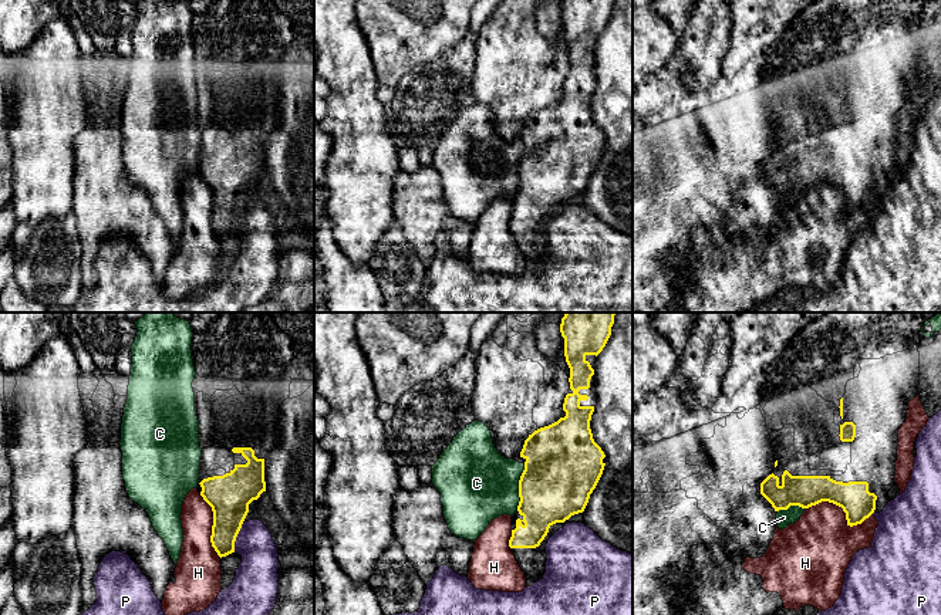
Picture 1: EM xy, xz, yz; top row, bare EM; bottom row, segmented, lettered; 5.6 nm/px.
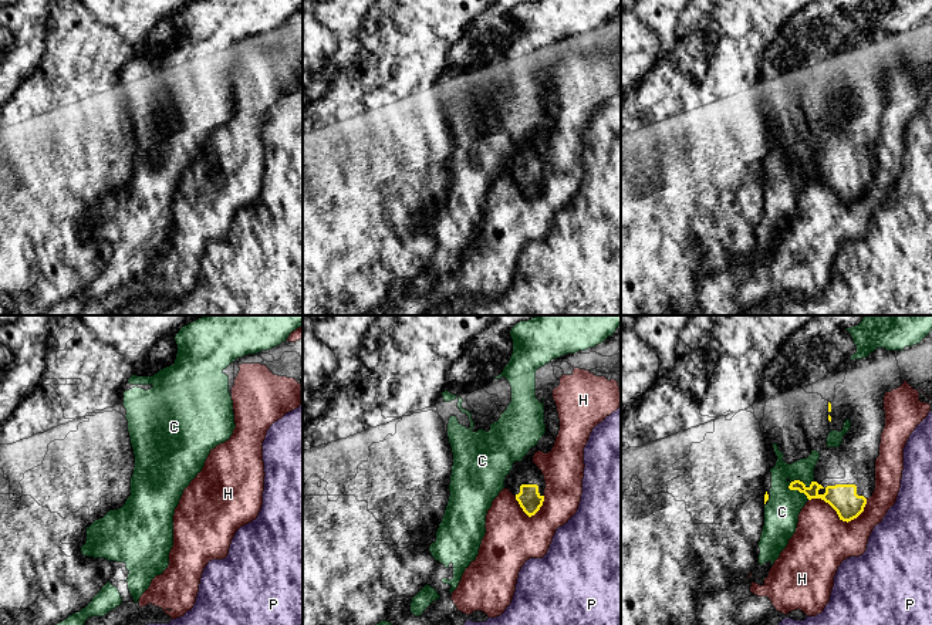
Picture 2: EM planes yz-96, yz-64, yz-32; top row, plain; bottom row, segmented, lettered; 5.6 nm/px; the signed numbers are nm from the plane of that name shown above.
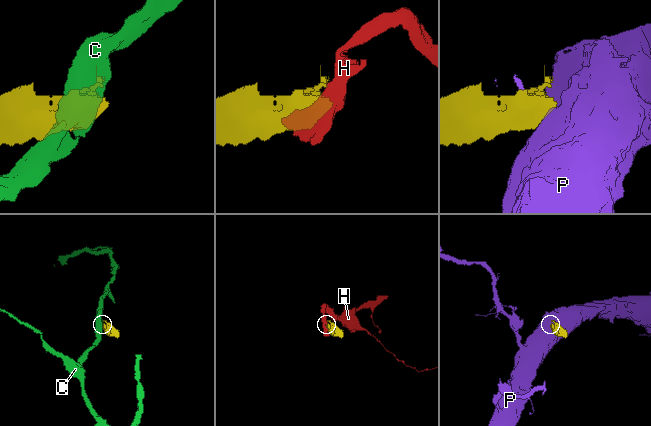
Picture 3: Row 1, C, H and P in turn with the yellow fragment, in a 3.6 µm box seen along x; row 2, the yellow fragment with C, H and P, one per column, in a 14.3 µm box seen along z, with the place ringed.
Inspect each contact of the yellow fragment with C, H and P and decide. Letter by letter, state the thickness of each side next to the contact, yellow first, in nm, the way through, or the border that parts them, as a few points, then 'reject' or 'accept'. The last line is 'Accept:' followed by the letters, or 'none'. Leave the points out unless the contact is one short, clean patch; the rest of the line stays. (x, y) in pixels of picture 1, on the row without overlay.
C: 400/440 nm | reject
H: 180/380 nm | reject
P: 240/220 nm | along xy (243, 205), (233, 233) | reject
Accept: none

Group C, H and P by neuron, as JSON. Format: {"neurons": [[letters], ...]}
{"neurons": [["C"], ["H"], ["P"]]}

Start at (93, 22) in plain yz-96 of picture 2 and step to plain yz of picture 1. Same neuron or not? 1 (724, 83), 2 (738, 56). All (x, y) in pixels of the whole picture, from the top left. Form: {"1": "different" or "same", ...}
{"1": "same", "2": "same"}

